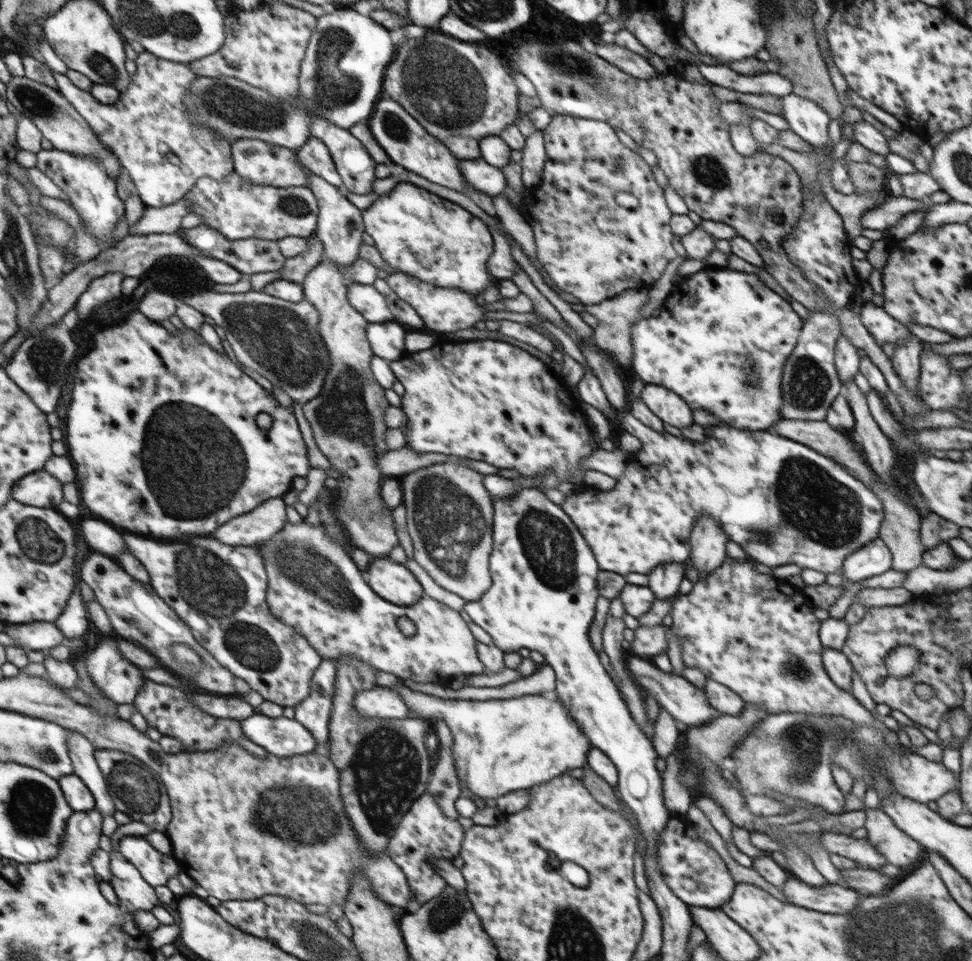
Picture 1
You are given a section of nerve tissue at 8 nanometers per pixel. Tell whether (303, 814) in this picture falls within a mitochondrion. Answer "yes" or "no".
yes

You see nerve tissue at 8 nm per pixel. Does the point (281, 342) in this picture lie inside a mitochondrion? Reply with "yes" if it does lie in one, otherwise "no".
yes

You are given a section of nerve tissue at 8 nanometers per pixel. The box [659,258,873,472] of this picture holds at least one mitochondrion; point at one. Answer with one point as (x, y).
(808, 385)

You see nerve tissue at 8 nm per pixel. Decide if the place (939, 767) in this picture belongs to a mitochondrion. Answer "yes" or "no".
no

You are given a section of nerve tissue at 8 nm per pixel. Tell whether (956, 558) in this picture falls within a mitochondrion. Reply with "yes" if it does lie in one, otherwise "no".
no

